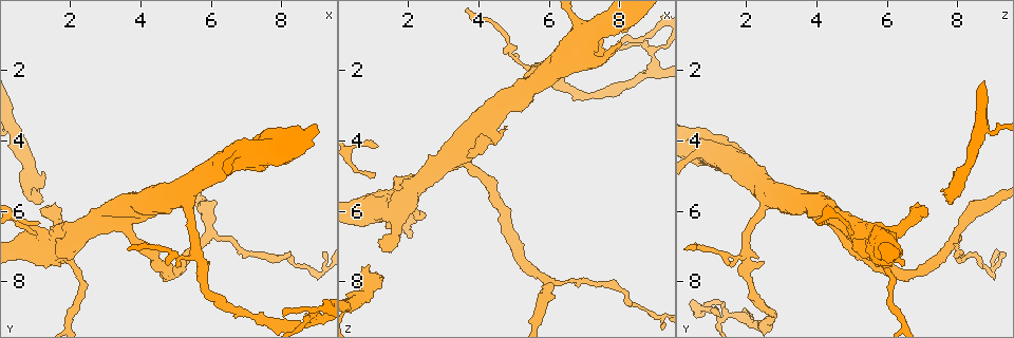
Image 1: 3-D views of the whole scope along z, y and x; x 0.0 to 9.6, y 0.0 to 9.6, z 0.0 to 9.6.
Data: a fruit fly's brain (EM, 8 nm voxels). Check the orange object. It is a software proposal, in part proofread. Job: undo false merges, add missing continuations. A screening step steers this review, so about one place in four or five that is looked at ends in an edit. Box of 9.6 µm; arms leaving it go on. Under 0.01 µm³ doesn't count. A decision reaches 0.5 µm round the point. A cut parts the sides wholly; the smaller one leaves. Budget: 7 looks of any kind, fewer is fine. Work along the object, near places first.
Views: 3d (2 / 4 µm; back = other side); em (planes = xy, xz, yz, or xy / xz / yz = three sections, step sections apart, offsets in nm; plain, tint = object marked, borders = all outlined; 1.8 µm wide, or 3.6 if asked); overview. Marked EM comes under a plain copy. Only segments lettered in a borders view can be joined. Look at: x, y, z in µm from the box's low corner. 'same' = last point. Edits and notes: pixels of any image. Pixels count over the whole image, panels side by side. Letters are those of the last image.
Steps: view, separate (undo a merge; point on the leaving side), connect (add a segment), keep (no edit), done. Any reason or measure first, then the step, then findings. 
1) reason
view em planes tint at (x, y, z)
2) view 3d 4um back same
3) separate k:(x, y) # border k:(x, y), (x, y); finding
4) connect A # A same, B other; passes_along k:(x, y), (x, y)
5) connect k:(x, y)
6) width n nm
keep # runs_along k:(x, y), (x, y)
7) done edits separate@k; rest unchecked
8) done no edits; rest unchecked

branch stops here
view 3d 4um at (1.15, 5.80, 7.70)

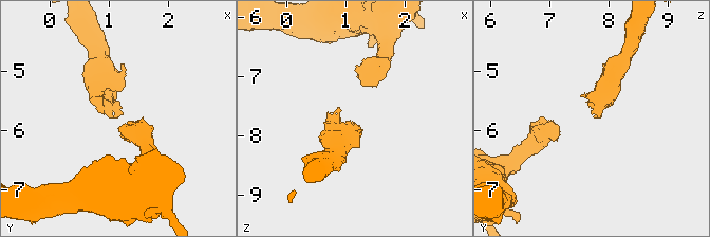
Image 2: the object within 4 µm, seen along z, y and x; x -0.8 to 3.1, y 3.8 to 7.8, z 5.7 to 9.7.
now the EM
view em xz step 8 borders at (1.15, 5.80, 7.70)

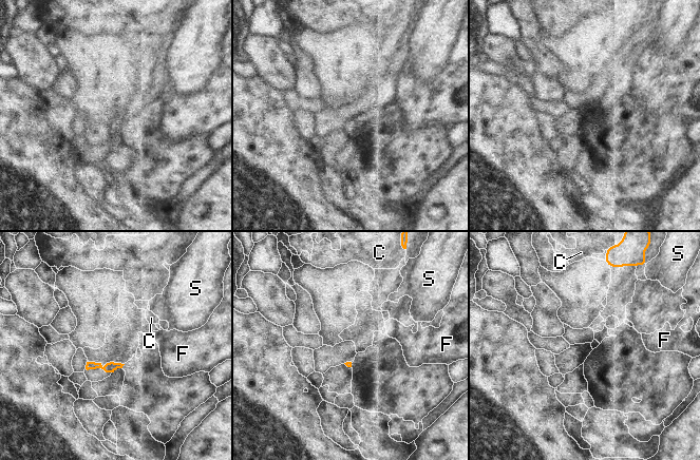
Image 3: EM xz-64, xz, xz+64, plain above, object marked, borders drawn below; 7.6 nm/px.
another direction
view em planes borders same

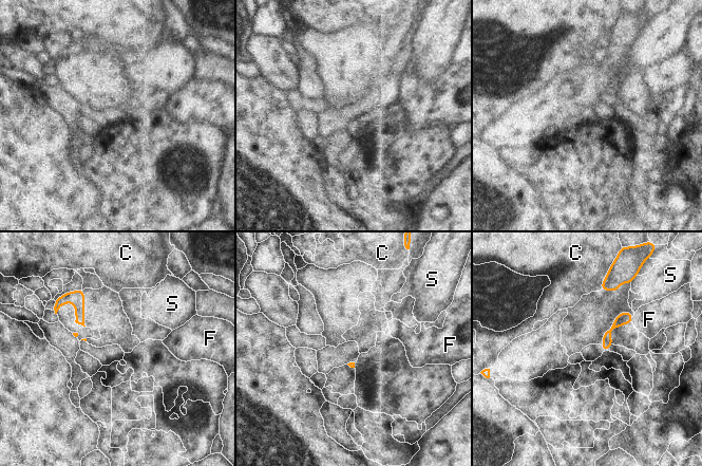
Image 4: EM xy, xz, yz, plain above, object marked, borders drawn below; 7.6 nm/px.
keep # C other, F other, S other; runs_along 4:(626, 314), (608, 332), (605, 348); no lettered segment goes on from it

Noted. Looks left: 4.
three arms meet
view em xz step 8 tint at (6.00, 6.60, 8.00)

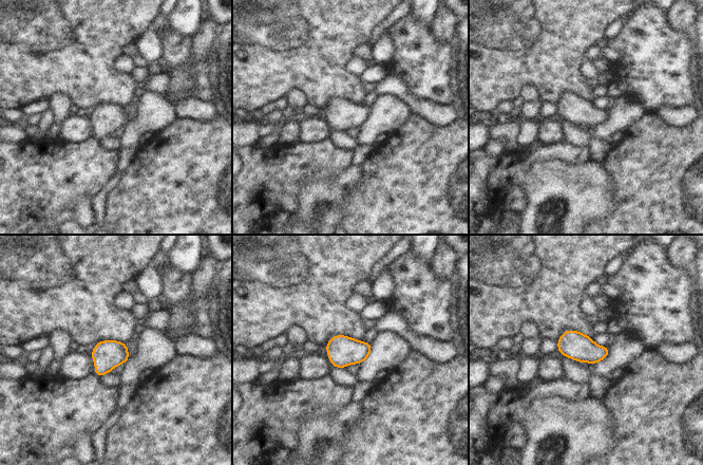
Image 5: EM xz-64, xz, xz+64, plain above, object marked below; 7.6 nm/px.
view em xz step 8 borders same

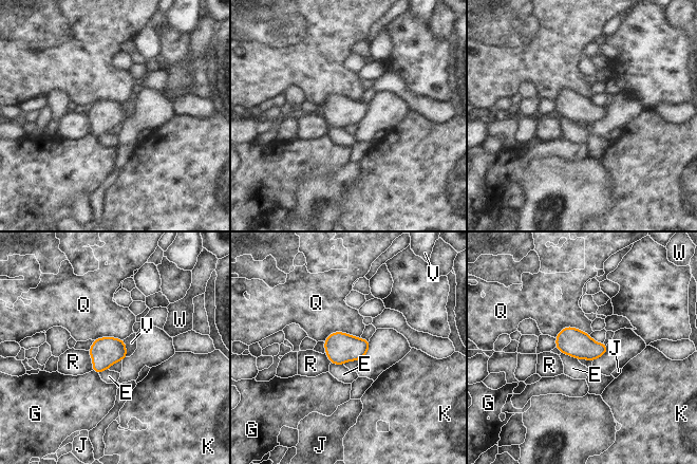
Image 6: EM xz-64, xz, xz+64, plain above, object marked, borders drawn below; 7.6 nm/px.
keep # E other, G other, J other, K other, Q other, R other, V other, W other; border 6:(360, 337), (332, 332), (323, 341); all the same neuron

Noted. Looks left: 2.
branch point
view em planes tint at (5.55, 7.20, 1.95)

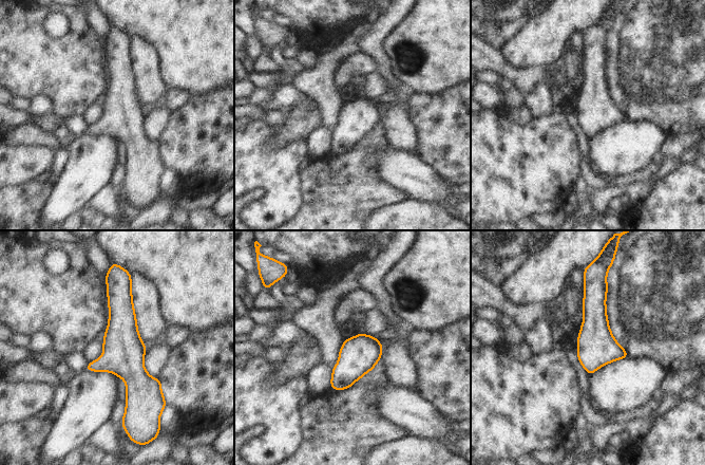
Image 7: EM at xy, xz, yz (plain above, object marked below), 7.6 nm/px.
what lies round it
view em planes borders same

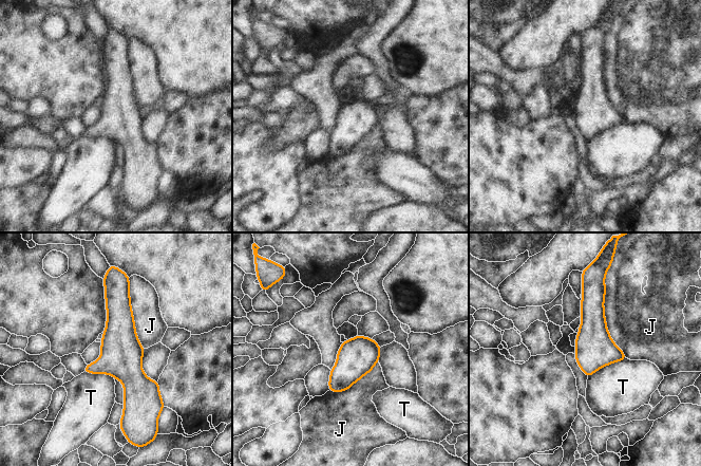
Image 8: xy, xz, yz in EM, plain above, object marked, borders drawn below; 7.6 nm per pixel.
keep # J other, T other; border 8:(627, 357), (603, 366), (588, 378); all the same neuron

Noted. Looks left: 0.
done no edits; rest unchecked

